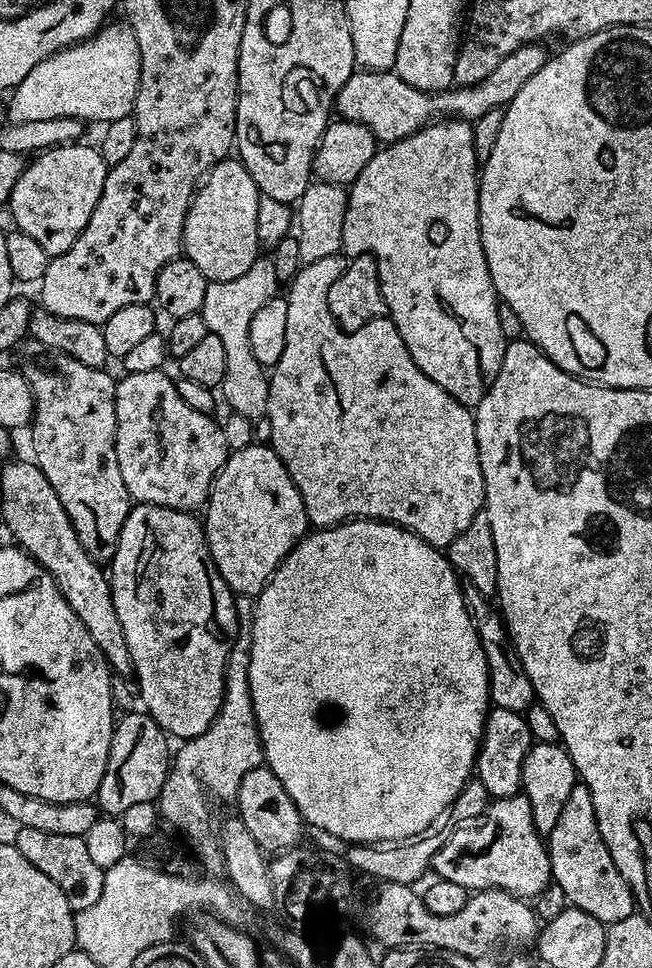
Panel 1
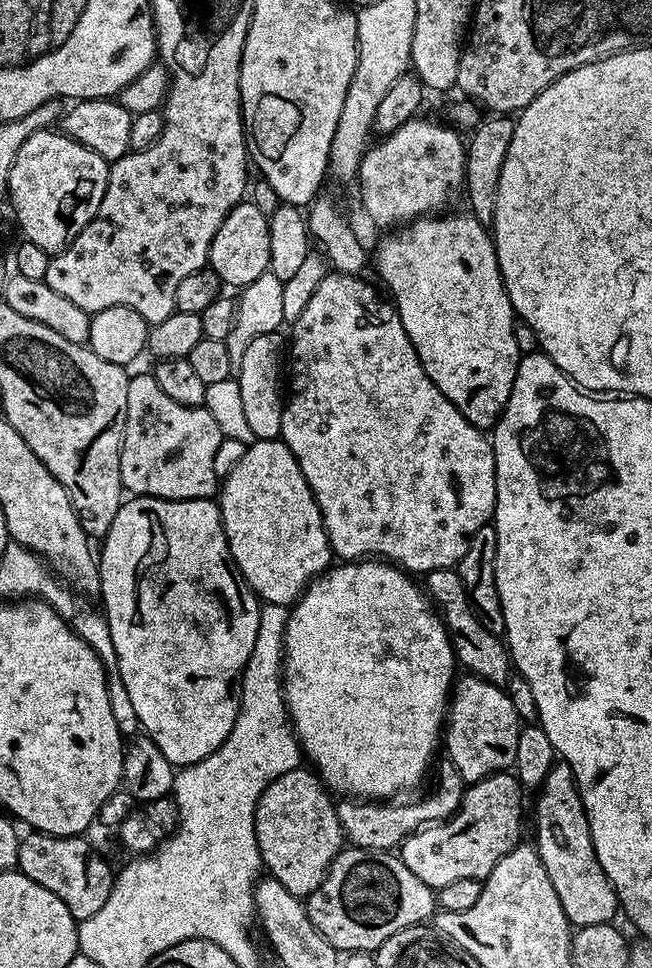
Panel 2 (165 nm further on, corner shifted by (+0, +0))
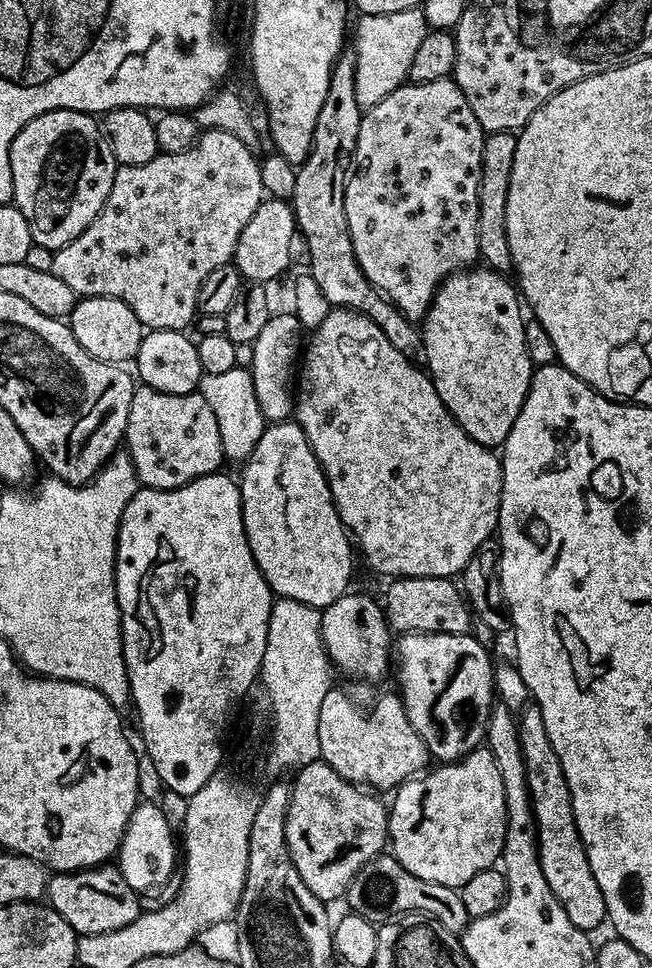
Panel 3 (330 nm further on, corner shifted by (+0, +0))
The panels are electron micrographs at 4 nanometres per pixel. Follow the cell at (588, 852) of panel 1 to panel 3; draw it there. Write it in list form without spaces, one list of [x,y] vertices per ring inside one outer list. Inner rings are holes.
[[[529,706],[519,713],[518,723],[522,762],[526,766],[526,786],[530,790],[532,812],[536,815],[542,874],[546,874],[546,882],[550,882],[550,890],[554,890],[558,902],[562,902],[562,910],[566,910],[570,922],[588,933],[606,919],[608,911],[574,822],[570,786],[566,786],[566,774],[562,774],[562,762],[558,762],[558,754],[554,754],[554,746],[550,746],[550,734],[546,734],[546,726],[542,722],[542,710]]]

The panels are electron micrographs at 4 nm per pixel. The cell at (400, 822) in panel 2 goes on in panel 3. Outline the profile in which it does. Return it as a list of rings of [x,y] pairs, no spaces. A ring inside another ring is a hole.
[[[340,686],[332,687],[322,698],[318,713],[318,746],[320,759],[343,780],[372,790],[395,790],[430,764],[428,748],[418,730],[410,726],[404,702],[395,691],[375,696],[372,692],[347,692]]]

